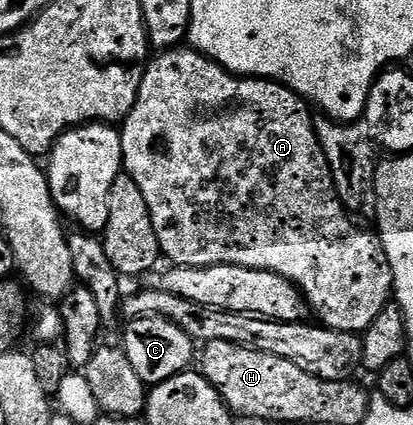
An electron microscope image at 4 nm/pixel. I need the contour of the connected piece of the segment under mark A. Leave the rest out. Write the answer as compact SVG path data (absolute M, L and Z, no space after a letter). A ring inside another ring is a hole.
M177 48L157 53L149 61L142 76L142 88L138 88L138 100L134 108L124 119L120 130L122 140L123 173L128 174L138 188L142 188L142 196L146 200L146 208L150 208L150 220L154 220L154 232L158 236L161 255L169 263L178 266L245 266L255 270L269 270L286 280L290 280L308 301L309 307L317 314L319 321L330 330L341 330L351 334L360 334L374 324L374 316L382 312L382 308L390 305L393 297L392 269L390 260L380 243L379 233L363 230L355 226L353 215L345 210L332 182L332 173L326 160L326 152L322 152L322 144L316 135L316 118L309 103L296 94L283 82L274 82L266 78L246 78L229 74L213 58L208 58L195 48ZM232 106L225 114L212 114L207 118L208 110L224 110Z

